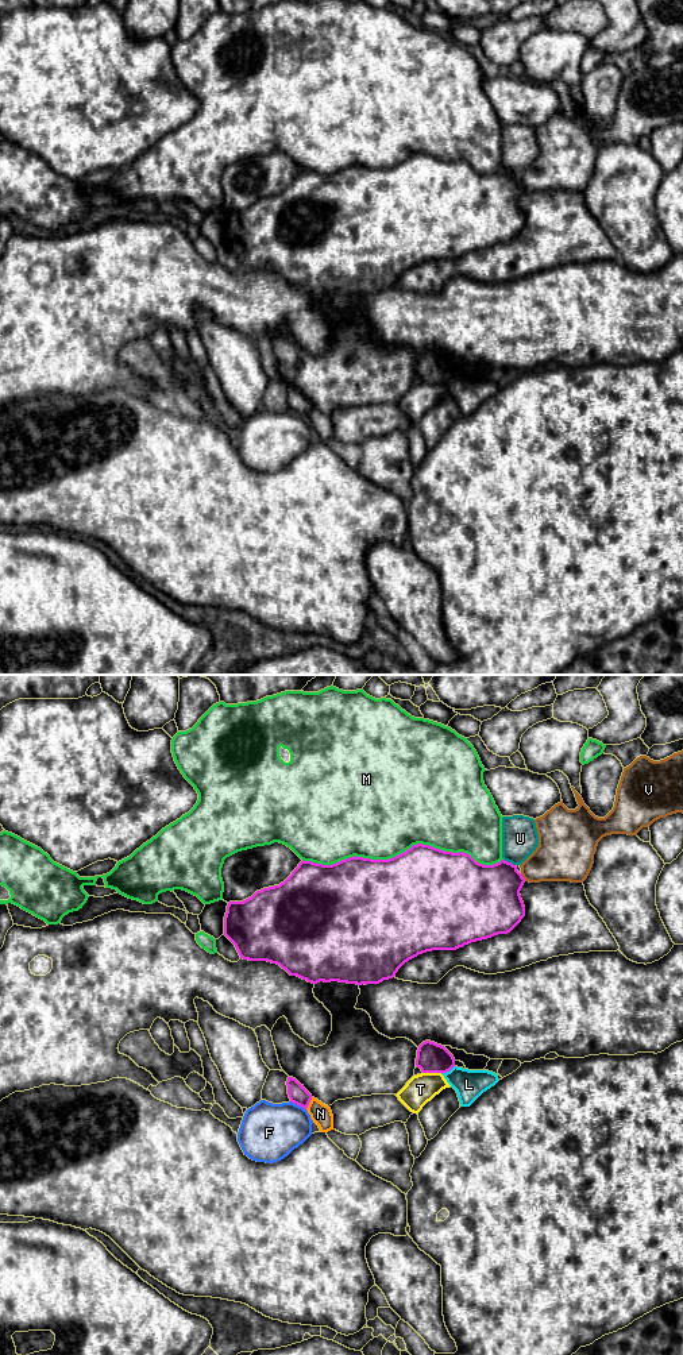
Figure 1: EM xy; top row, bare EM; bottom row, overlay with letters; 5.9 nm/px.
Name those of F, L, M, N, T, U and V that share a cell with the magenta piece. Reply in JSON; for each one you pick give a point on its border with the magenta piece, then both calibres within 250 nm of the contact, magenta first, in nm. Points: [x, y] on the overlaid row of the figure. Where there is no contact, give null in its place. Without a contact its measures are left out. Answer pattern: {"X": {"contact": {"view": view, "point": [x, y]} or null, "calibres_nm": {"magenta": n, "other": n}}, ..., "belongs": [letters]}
{"belongs": []}

